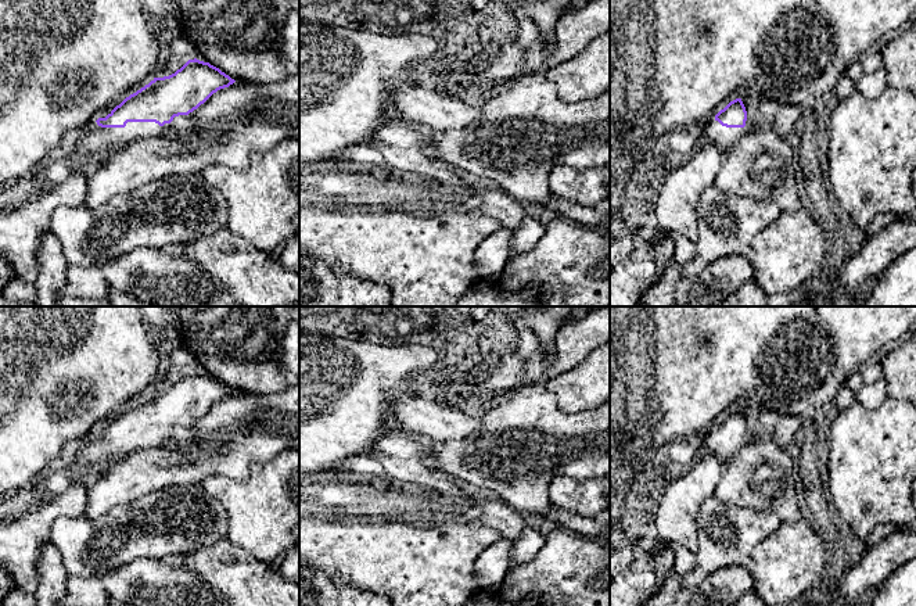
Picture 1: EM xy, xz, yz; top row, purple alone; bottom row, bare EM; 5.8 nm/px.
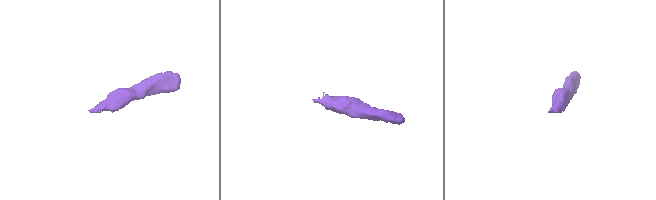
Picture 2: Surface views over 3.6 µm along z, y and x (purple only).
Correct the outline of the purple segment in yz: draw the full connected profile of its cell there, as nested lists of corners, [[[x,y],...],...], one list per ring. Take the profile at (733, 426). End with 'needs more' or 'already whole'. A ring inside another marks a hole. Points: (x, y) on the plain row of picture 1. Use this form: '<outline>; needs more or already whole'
[[[736,409],[707,431],[704,445],[710,453],[726,463],[737,455],[746,444],[746,431],[746,417],[741,409]]]; needs more

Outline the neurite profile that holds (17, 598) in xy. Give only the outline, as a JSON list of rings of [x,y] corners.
[[[14,589],[6,599],[0,603],[0,606],[36,606],[35,594],[26,594]]]

